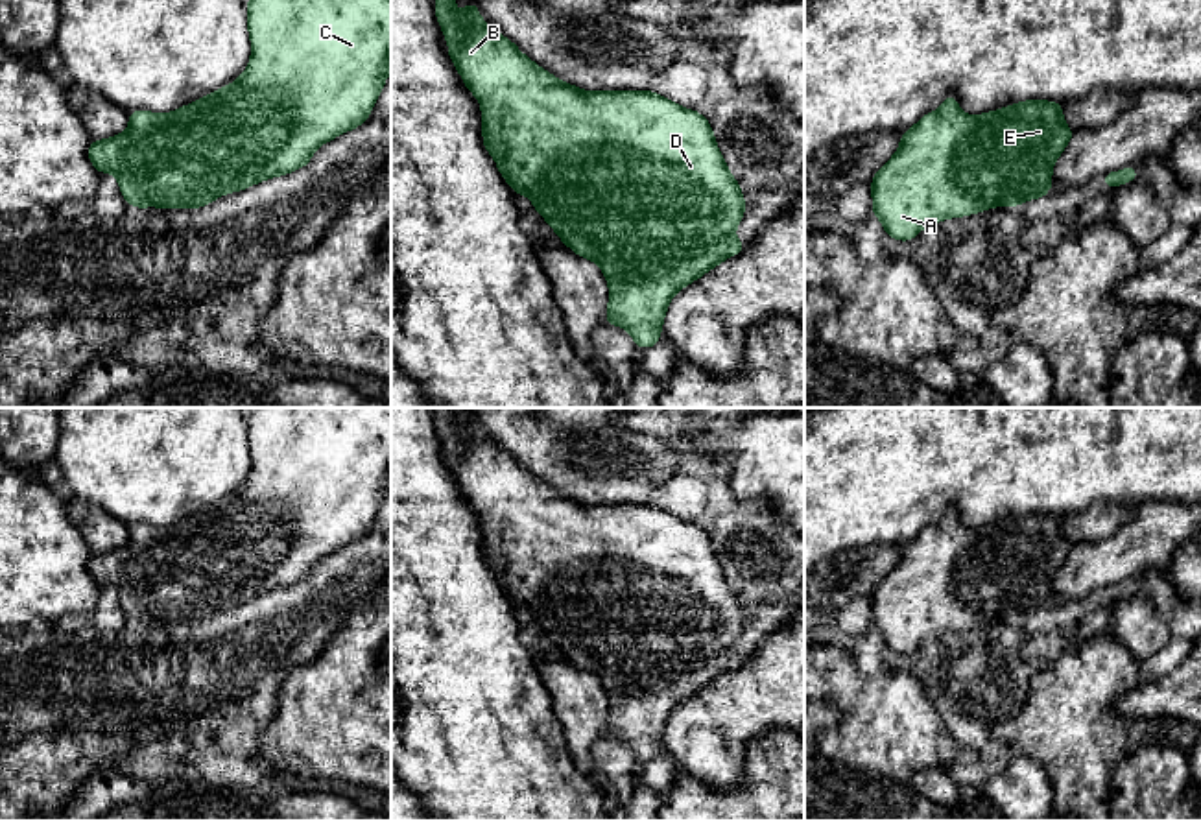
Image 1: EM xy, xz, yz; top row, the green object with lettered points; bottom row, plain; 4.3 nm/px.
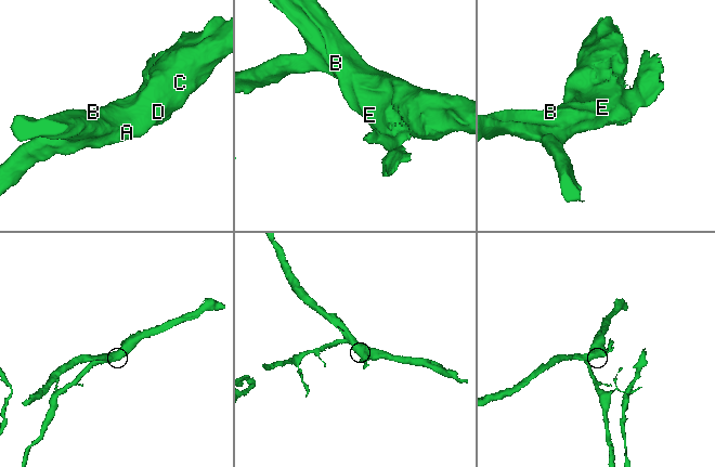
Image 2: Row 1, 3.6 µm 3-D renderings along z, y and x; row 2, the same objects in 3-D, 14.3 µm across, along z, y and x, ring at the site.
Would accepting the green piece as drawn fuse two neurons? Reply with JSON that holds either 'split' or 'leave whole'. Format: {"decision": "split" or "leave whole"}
{"decision": "leave whole"}

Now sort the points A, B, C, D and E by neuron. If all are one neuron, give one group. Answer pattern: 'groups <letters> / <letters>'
groups A B C D E

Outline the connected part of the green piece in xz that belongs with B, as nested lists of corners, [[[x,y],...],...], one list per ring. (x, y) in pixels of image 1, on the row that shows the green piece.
[[[435,0],[435,17],[452,63],[482,105],[483,148],[502,177],[517,196],[529,197],[565,245],[601,268],[609,282],[605,325],[625,328],[638,349],[659,345],[673,295],[745,249],[734,238],[745,212],[743,194],[716,146],[708,120],[649,89],[590,92],[559,81],[483,22],[474,0],[461,13],[454,0]]]

